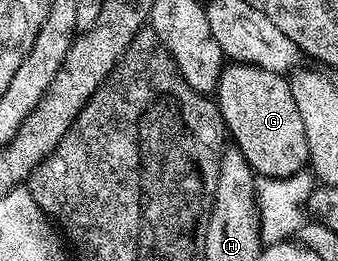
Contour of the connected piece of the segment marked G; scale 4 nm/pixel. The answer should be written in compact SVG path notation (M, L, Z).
M231 62L219 75L219 84L214 90L217 97L219 113L223 116L226 131L233 139L234 147L238 148L251 171L263 178L286 178L295 176L308 167L311 155L309 142L305 138L305 122L301 122L301 114L297 110L297 102L293 102L293 90L290 79L282 72L265 70L256 64Z

